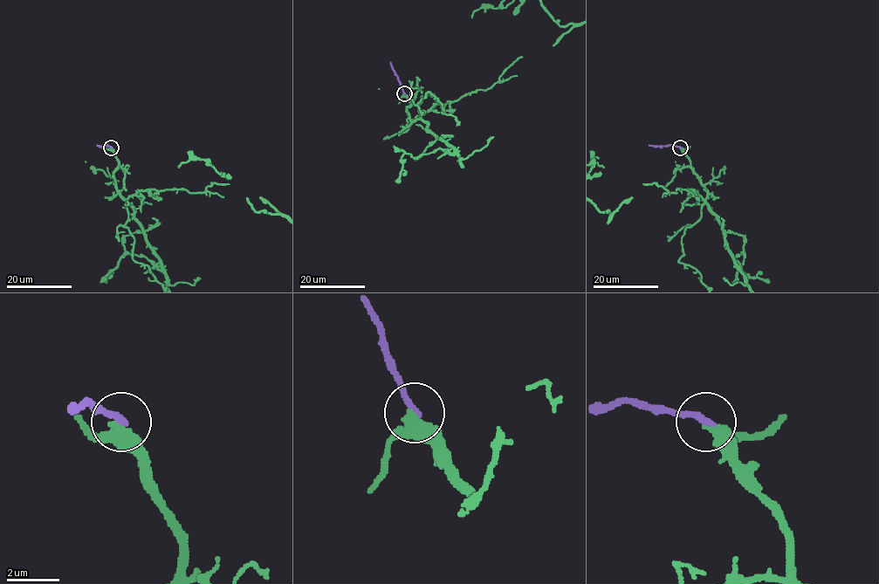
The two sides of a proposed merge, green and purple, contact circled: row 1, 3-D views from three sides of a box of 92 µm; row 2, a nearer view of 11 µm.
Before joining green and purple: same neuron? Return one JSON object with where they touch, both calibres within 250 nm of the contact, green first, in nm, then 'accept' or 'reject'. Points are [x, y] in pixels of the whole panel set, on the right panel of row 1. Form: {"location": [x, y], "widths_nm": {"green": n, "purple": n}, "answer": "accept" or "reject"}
{"location": [680, 147], "widths_nm": {"green": 360, "purple": 280}, "answer": "reject"}

